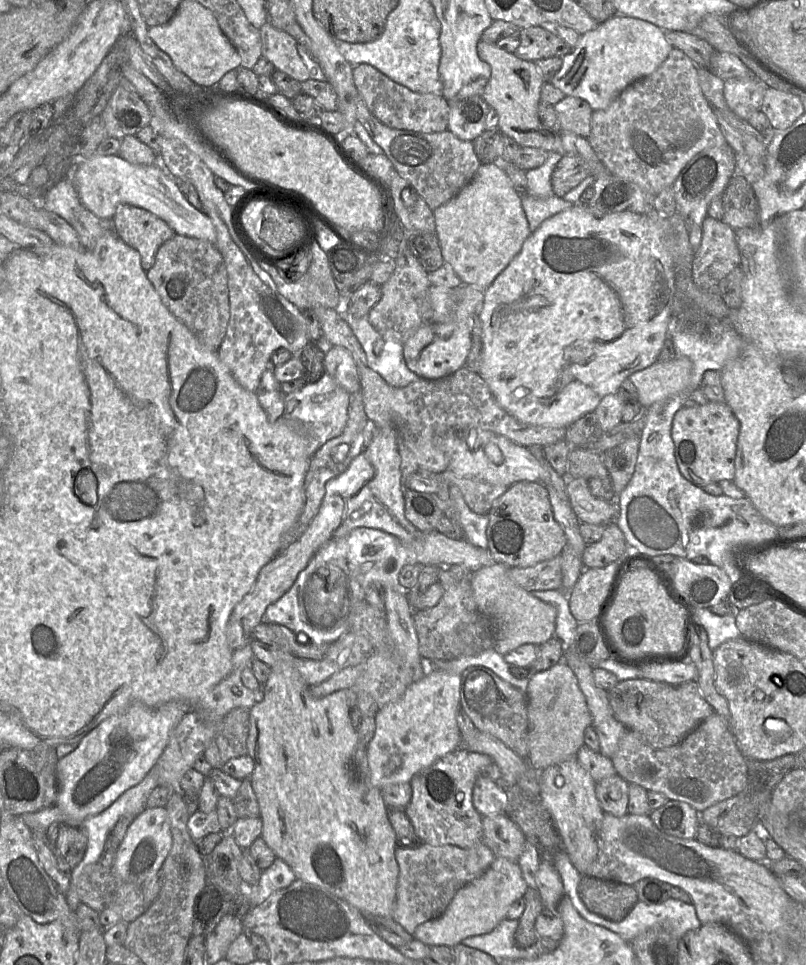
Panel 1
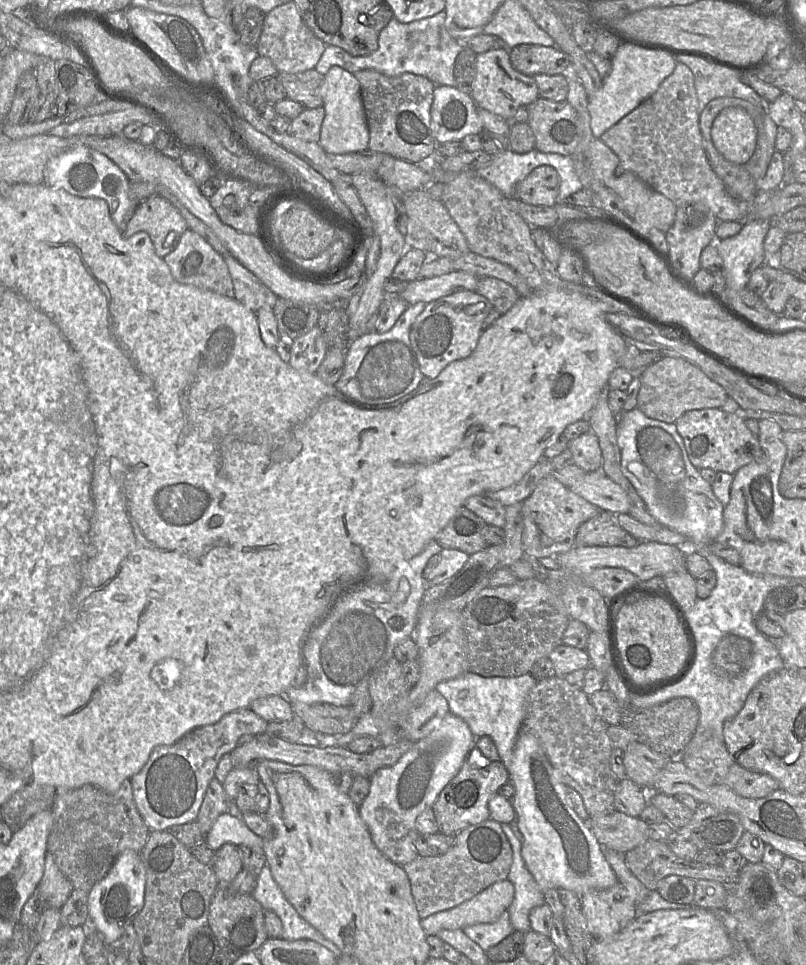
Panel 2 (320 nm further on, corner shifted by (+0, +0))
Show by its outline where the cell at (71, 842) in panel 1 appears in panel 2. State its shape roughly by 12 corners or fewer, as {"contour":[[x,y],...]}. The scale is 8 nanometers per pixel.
{"contour":[[47,853],[36,888],[44,908],[61,909],[73,885]]}

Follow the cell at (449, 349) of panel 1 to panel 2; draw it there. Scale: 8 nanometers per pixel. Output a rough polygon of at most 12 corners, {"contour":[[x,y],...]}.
{"contour":[[475,291],[426,304],[410,328],[422,374],[468,357],[493,308]]}

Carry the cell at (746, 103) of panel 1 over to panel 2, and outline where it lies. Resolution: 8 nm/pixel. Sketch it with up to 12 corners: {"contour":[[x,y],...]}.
{"contour":[[740,107],[721,110],[711,130],[727,161],[744,164],[757,135]]}

